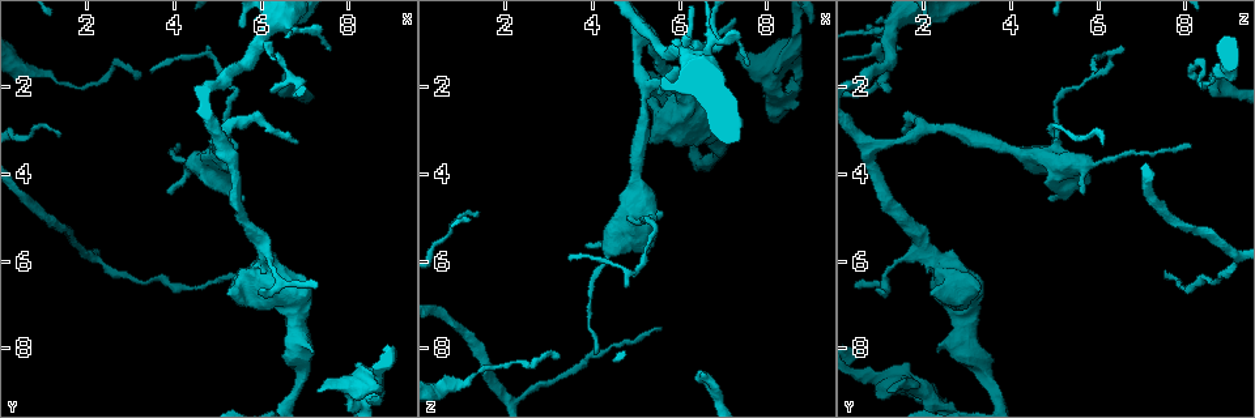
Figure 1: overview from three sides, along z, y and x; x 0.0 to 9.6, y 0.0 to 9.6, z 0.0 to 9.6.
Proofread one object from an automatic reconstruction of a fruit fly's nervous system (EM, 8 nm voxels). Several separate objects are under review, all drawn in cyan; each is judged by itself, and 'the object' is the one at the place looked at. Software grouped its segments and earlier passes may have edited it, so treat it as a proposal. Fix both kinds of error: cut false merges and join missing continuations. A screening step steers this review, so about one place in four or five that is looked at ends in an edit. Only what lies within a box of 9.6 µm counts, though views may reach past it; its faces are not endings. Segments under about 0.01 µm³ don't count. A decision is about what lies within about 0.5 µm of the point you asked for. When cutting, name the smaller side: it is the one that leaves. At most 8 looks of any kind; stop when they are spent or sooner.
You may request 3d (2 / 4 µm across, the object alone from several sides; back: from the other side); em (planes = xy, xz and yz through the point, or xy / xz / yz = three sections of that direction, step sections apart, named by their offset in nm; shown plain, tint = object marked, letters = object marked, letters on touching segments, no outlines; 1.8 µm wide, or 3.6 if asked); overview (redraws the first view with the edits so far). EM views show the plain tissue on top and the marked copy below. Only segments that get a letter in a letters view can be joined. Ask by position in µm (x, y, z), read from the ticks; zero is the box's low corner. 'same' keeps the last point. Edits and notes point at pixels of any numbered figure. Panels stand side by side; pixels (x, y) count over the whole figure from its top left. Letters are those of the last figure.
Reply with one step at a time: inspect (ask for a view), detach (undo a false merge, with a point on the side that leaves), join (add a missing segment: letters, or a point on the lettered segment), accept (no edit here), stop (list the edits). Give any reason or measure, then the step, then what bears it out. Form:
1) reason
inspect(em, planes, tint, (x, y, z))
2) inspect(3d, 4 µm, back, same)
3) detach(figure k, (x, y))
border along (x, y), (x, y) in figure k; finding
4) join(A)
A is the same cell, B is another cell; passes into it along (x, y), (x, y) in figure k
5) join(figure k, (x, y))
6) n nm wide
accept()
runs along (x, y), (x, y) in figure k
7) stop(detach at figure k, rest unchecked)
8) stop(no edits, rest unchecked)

inspect(em, yz, step 16, tint, (5.20, 2.95, 2.00))

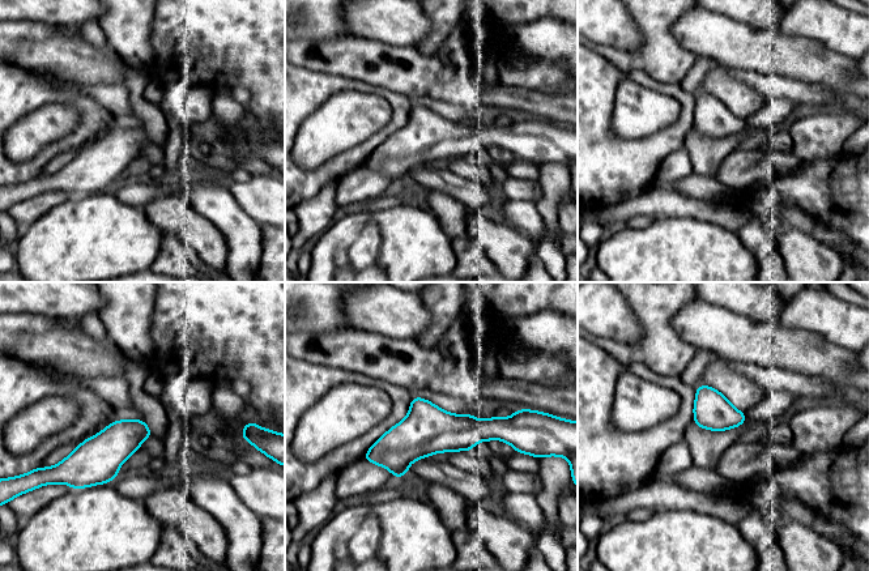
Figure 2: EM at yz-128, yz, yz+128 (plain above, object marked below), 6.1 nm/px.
inspect(em, planes, tint, same)

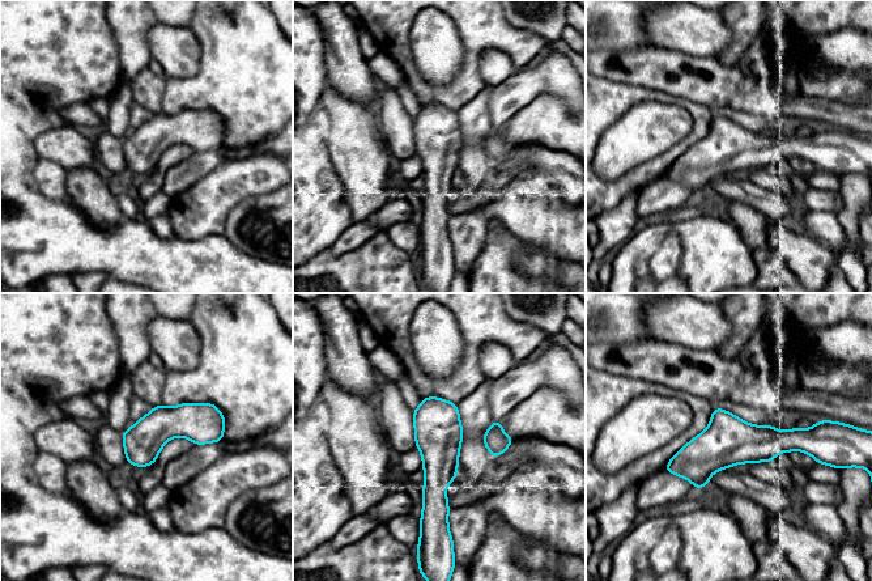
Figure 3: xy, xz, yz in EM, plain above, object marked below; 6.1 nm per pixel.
see the neighbours
inspect(em, planes, letters, same)

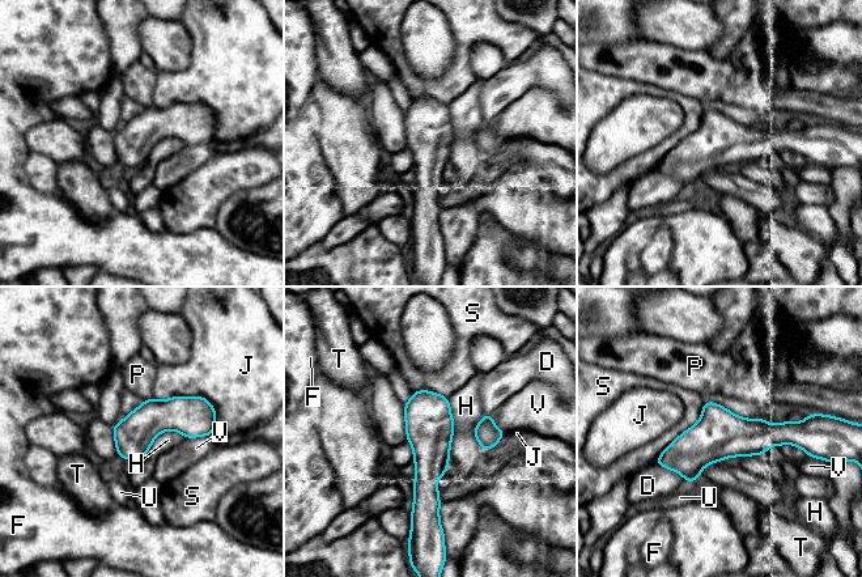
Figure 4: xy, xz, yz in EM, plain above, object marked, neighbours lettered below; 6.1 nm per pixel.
accept()
D, F, H, J, P, S, T, U and V are other cells; runs along (802, 427), (716, 436), (661, 461) in figure 4; all the same neuron

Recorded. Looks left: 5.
an open end
inspect(3d, 2 µm, (6.40, 2.15, 8.75))

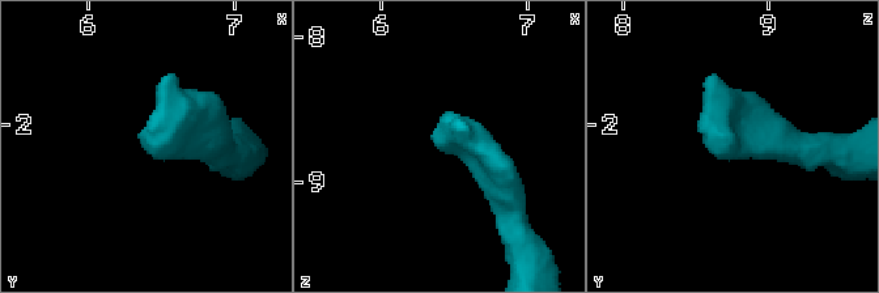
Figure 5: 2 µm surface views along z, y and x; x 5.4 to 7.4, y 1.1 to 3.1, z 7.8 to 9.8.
inspect(em, xz, step 16, letters, (6.44, 2.14, 8.80))

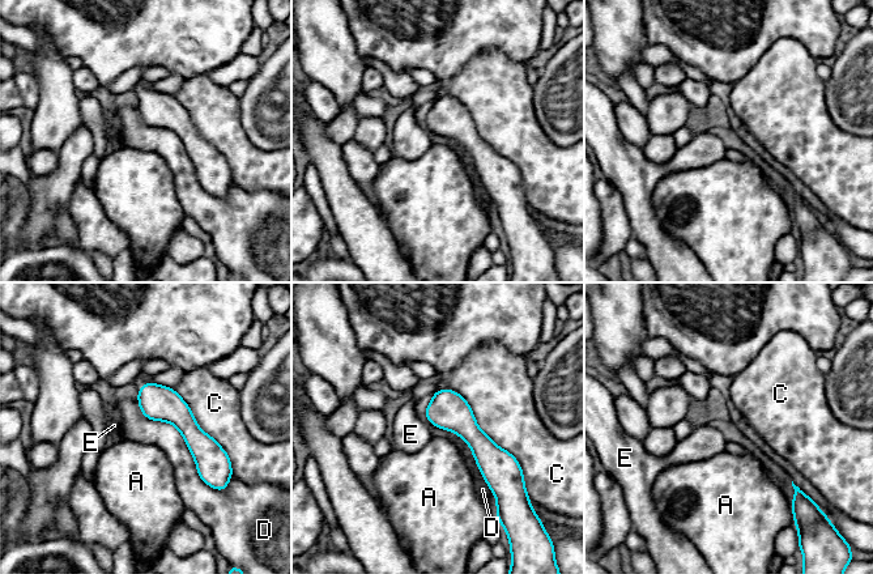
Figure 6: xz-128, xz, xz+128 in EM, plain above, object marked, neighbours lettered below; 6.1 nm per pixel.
another direction
inspect(em, planes, letters, same)

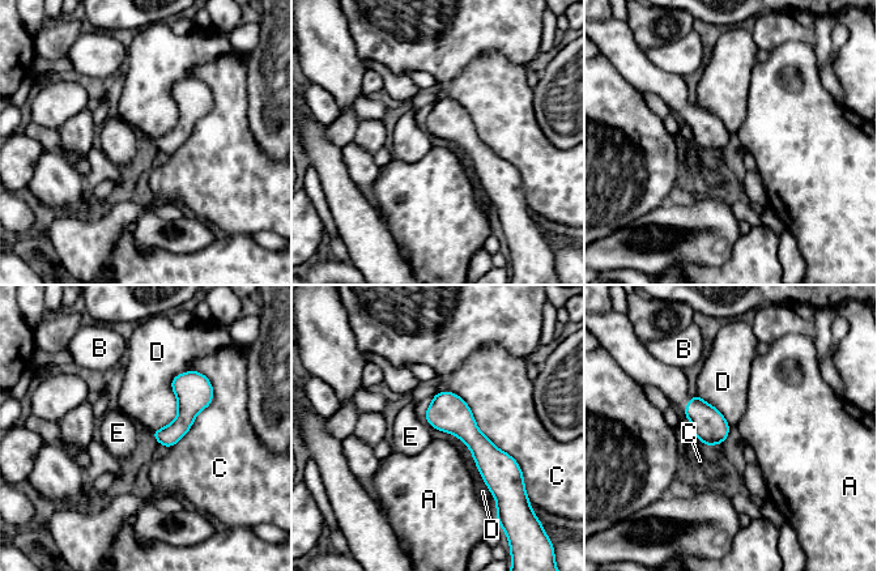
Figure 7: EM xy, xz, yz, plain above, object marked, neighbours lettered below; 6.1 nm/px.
accept()
A, B, C, D and E are other cells; border along (191, 370), (152, 430) in figure 7; none of them fits

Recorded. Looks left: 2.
tapers out
inspect(em, xy, step 4, tint, (3.05, 1.90, 8.20))

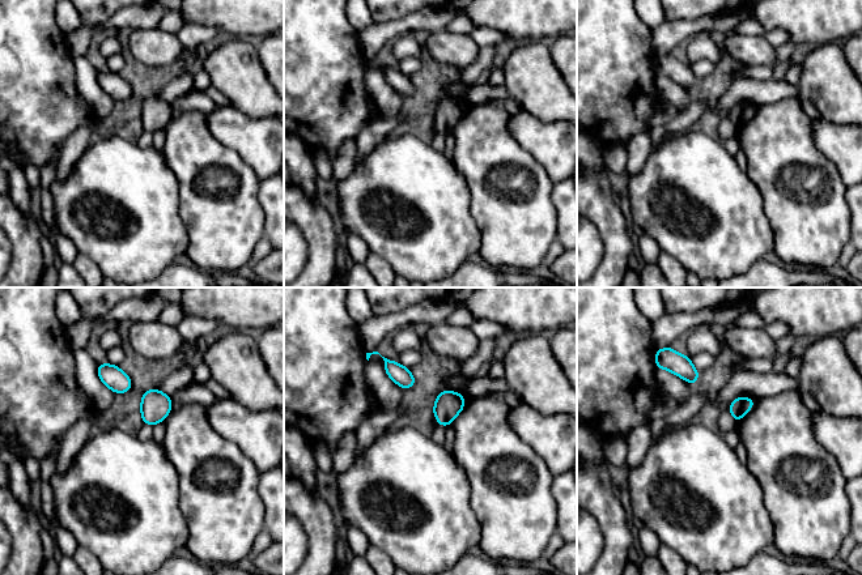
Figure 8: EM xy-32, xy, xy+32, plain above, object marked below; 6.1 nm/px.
inspect(em, planes, letters, same)

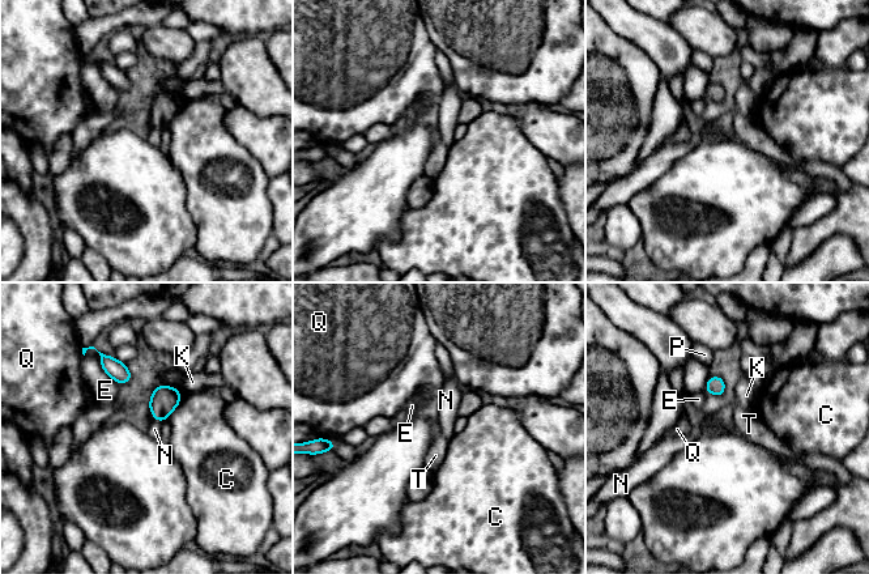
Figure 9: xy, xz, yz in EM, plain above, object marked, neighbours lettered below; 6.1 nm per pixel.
E touches over 240 nm
accept()
C, E, K, N, P, Q and T are other cells; border along (156, 420), (161, 422) in figure 9; no lettered segment goes on from it

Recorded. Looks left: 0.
stop(no edits, rest unchecked)

